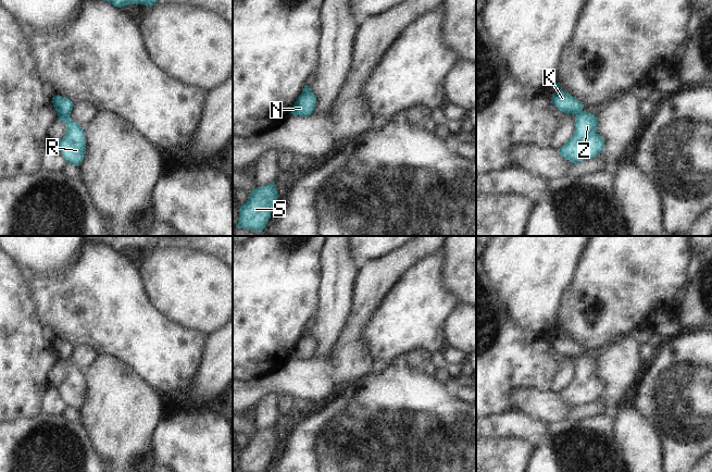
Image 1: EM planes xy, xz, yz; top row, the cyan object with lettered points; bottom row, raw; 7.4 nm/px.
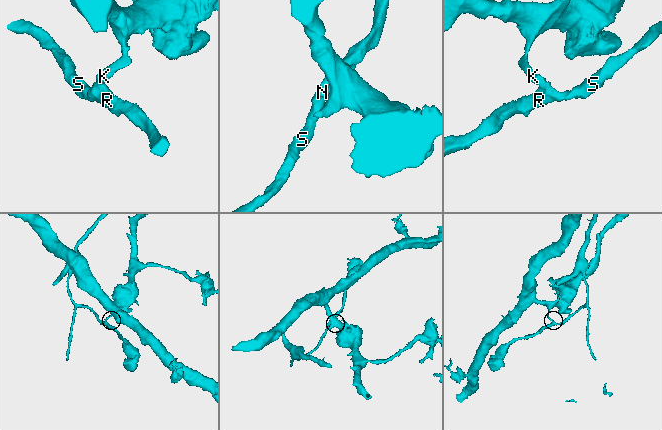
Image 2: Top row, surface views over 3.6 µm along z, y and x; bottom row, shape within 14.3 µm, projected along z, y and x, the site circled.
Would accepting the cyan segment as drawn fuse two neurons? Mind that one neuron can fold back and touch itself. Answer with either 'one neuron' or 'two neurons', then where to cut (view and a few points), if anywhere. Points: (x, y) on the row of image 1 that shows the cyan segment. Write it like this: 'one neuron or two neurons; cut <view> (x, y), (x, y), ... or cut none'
two neurons; cut xy (69, 114), (59, 116)

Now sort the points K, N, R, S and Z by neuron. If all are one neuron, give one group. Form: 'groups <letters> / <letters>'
groups K / N R S Z

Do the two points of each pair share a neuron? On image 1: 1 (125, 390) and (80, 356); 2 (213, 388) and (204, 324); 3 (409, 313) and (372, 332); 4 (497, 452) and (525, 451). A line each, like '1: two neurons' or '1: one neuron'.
1: two neurons
2: two neurons
3: one neuron
4: one neuron

